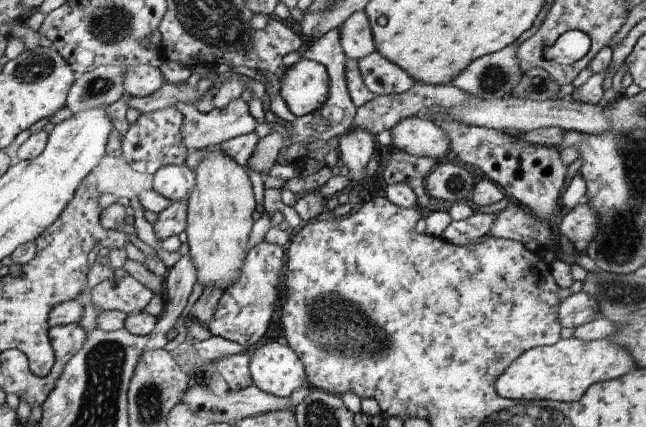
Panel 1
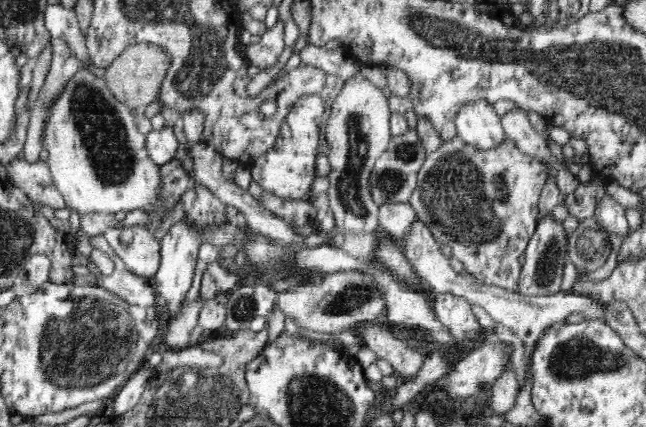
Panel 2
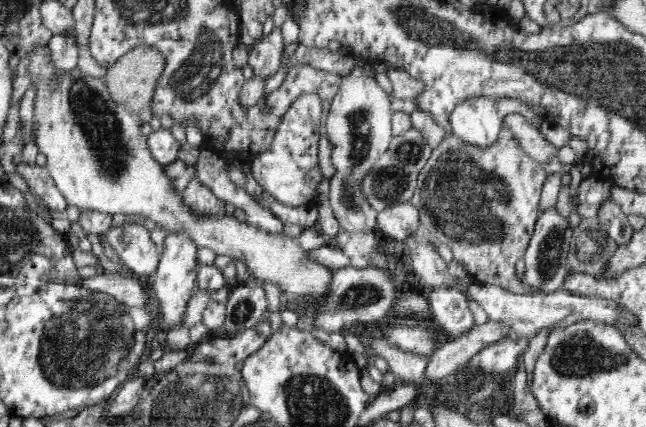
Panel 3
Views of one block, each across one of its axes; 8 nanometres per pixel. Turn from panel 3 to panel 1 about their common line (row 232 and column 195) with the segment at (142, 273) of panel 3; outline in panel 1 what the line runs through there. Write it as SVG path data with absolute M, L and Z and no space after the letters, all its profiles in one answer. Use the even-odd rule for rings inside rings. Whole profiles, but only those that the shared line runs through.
M241 98L228 103L224 108L214 108L207 113L200 112L194 105L184 104L180 101L176 102L176 109L180 110L183 116L180 136L182 144L188 152L200 149L206 150L208 146L219 145L221 142L230 140L231 138L247 135L254 131L254 128L258 124L248 111L248 103L242 101Z

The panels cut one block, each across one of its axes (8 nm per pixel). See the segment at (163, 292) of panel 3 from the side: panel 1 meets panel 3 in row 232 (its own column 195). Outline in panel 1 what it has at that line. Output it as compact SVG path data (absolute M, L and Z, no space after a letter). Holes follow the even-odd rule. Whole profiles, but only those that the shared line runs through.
M186 163L161 166L153 174L153 189L172 202L188 201L198 176Z

